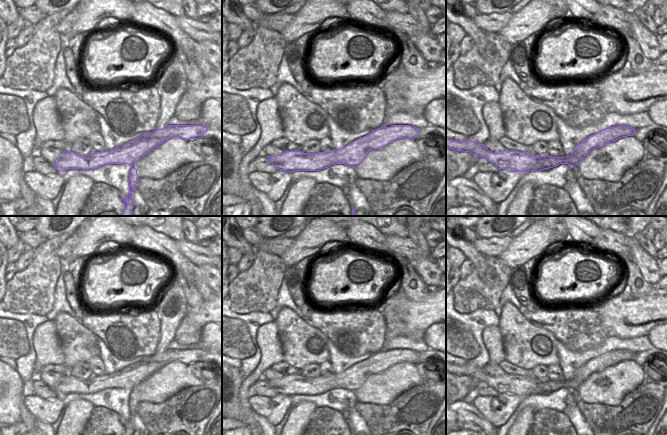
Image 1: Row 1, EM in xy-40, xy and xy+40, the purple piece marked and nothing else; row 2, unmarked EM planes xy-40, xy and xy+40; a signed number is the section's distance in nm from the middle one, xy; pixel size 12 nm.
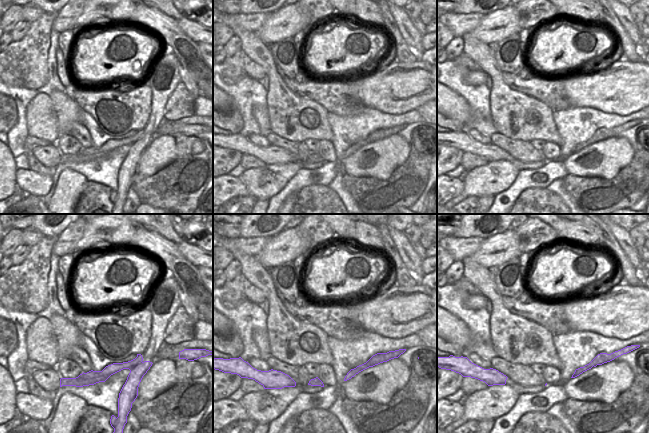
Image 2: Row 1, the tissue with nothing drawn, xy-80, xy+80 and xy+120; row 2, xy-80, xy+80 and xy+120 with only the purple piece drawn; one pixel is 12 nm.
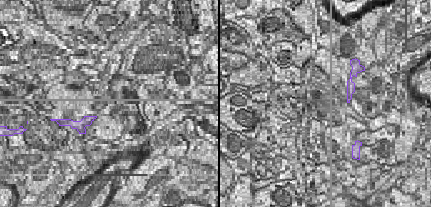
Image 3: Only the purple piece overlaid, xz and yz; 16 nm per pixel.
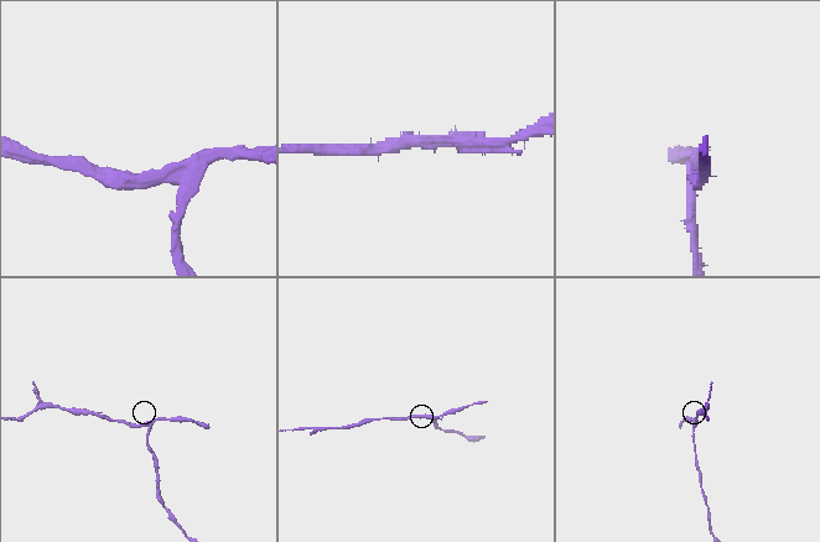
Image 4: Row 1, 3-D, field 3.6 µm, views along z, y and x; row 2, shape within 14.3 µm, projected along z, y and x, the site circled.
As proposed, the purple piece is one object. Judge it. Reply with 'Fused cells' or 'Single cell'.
Fused cells

